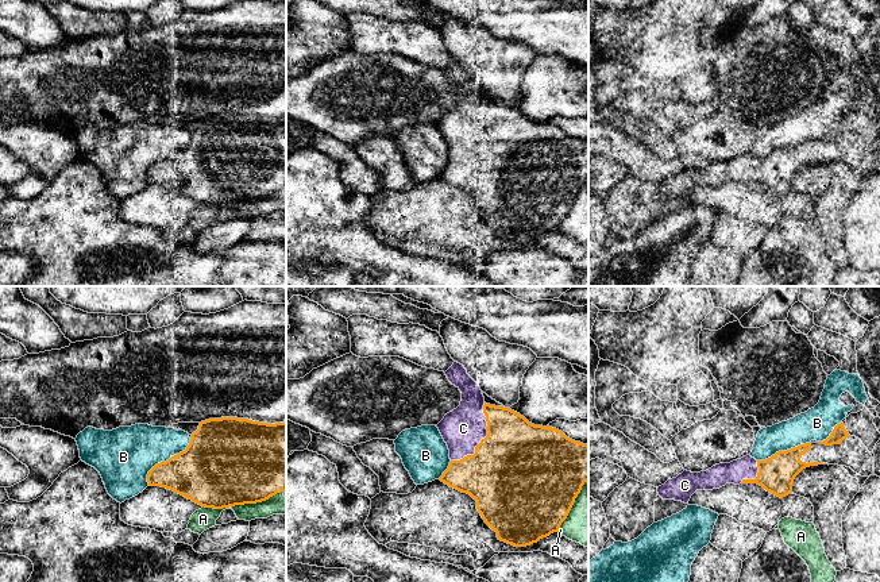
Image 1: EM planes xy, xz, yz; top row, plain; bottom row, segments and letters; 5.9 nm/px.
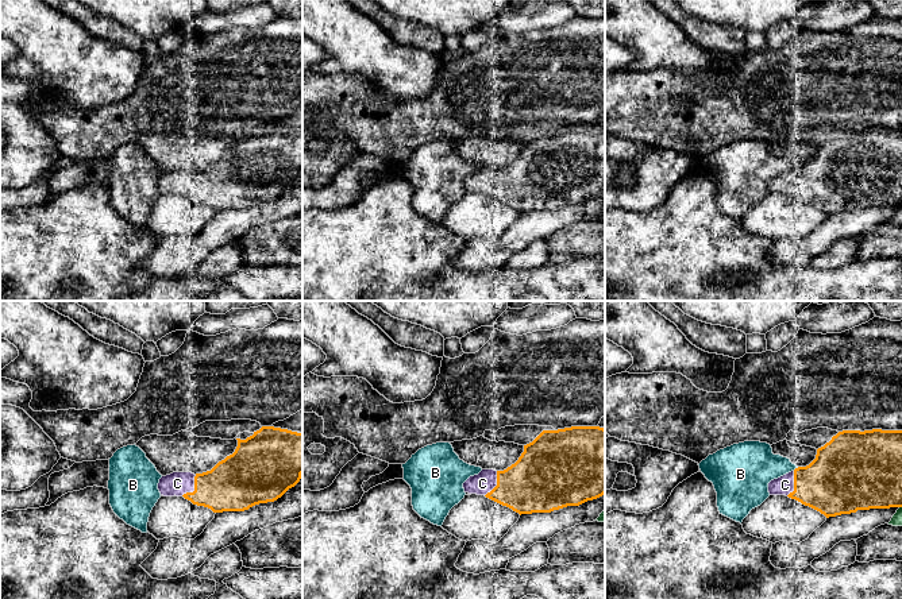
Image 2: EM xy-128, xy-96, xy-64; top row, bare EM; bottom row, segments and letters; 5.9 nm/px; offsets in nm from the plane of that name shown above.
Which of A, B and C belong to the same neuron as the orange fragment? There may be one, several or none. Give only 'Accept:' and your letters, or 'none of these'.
Accept: C

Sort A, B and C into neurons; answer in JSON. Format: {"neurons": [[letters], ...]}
{"neurons": [["A"], ["B"], ["C"]]}

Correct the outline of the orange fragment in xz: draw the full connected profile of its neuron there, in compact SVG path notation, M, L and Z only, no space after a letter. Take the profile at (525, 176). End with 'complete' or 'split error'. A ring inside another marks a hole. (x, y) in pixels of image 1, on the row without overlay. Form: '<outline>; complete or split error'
M458 59L445 73L462 89L462 99L437 122L451 157L439 177L470 192L501 239L526 244L559 230L588 178L588 142L575 139L549 123L534 123L509 105L486 101L478 81Z; split error

